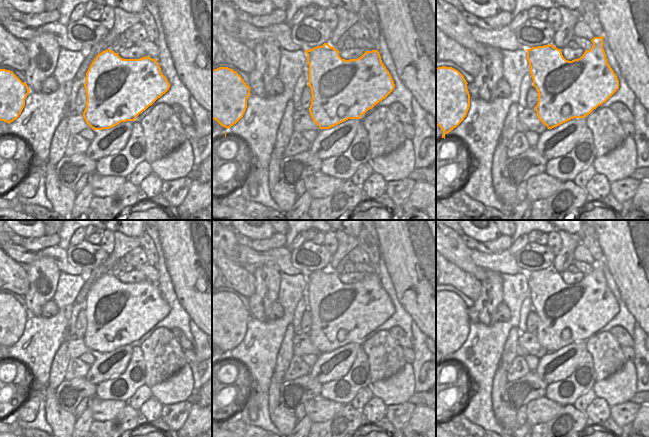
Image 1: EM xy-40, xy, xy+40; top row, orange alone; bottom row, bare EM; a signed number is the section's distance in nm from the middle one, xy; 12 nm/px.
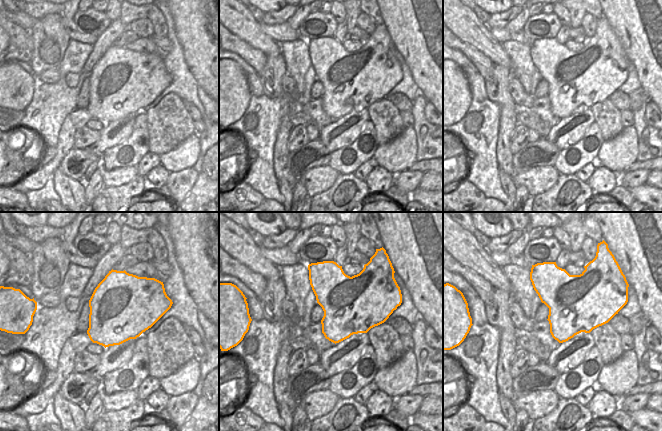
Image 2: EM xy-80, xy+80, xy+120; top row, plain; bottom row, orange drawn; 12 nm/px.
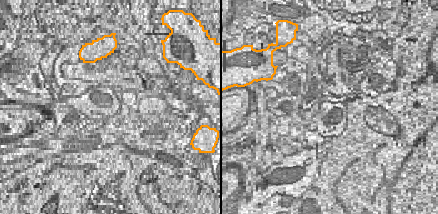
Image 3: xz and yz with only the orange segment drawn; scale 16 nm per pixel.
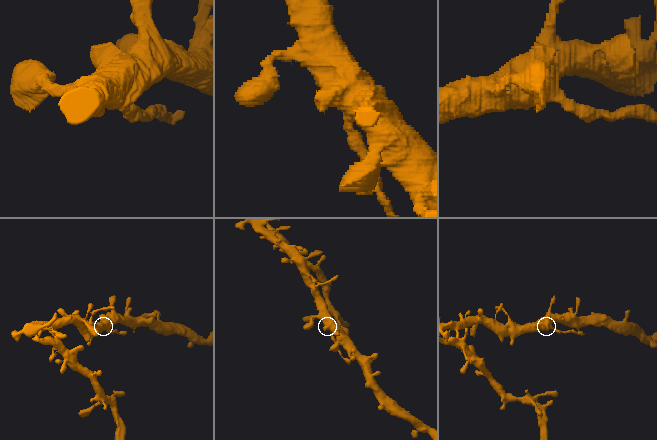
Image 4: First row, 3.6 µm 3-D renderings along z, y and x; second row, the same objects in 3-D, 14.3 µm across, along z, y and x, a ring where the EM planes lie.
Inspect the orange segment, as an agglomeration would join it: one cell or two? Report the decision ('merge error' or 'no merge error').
no merge error

